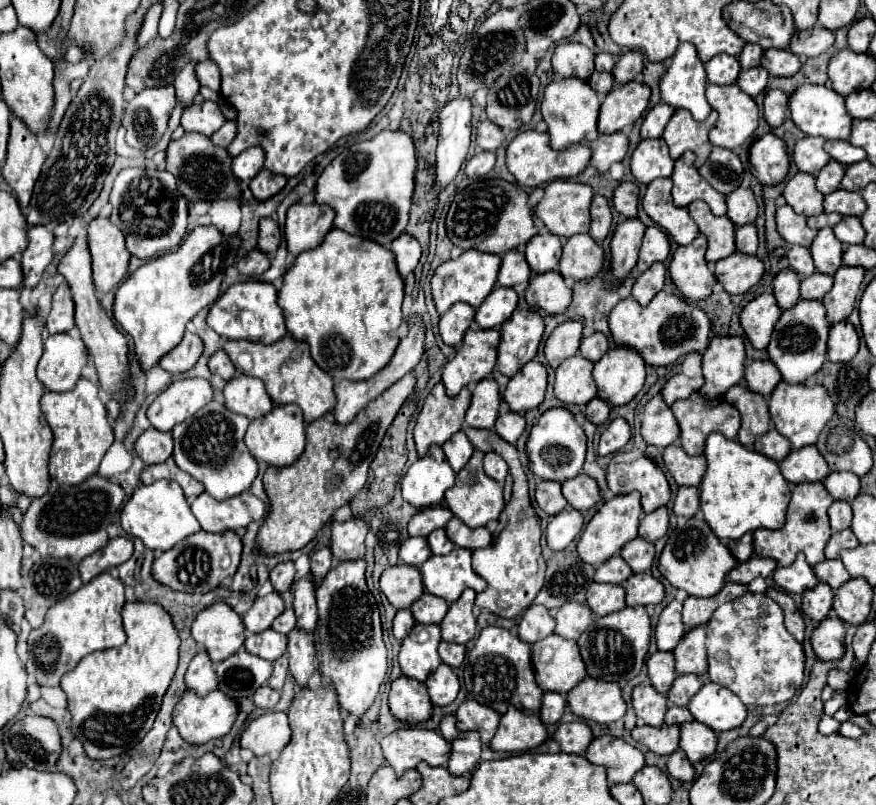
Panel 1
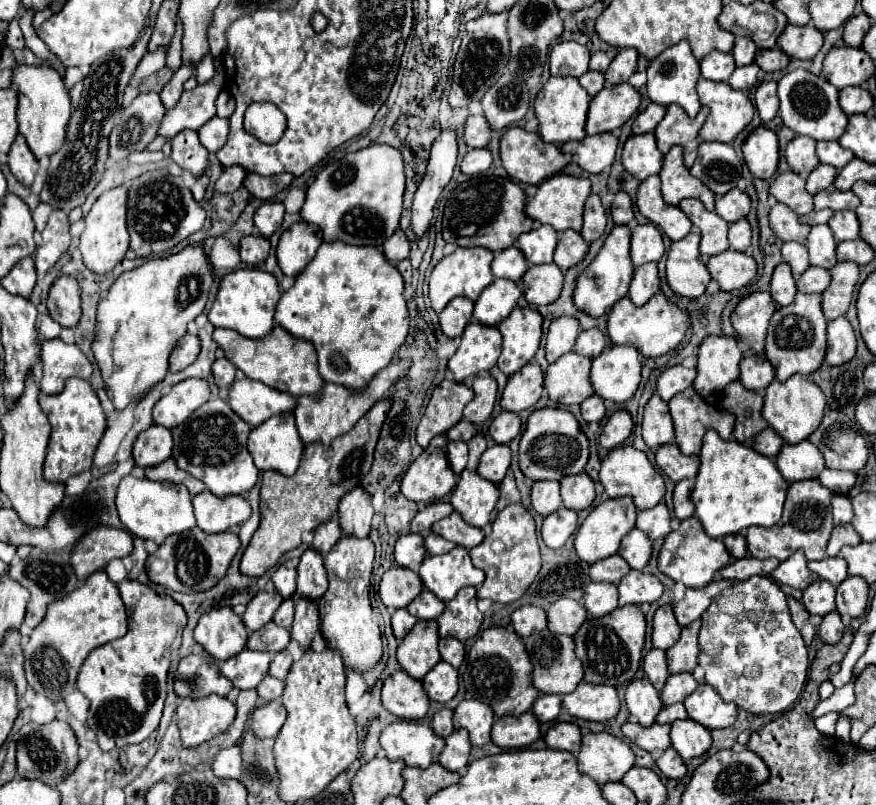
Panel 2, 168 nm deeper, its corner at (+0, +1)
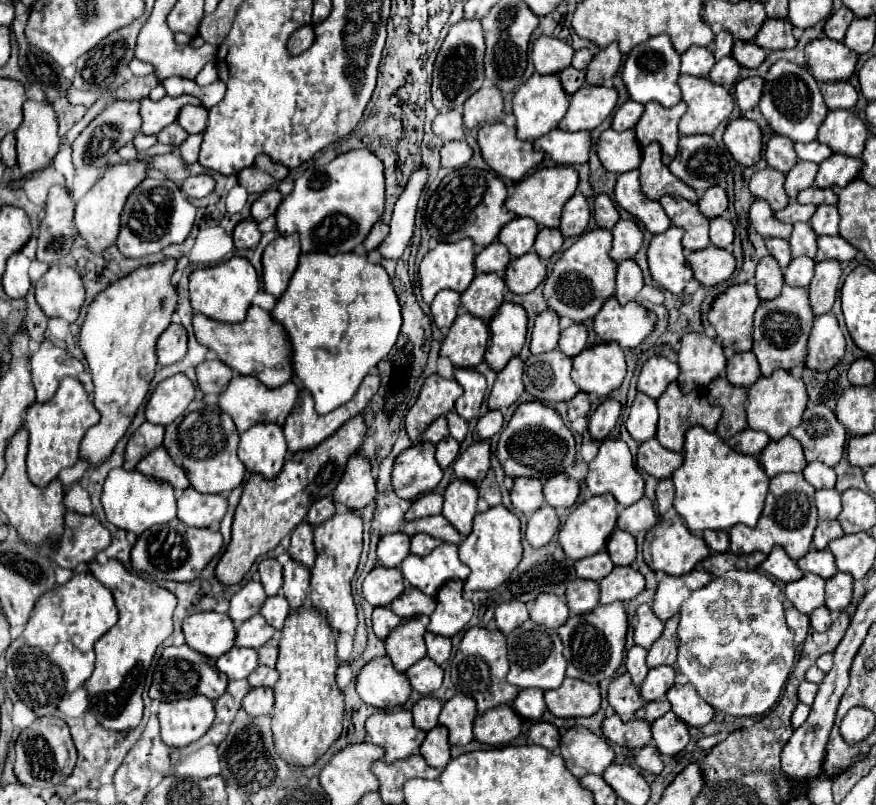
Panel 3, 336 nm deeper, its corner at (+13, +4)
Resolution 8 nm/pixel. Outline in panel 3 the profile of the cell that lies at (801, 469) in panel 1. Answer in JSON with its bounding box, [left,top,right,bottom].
[758,435,806,479]

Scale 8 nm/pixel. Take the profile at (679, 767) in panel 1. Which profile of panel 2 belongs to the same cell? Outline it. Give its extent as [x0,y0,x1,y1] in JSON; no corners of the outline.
[657,748,687,780]

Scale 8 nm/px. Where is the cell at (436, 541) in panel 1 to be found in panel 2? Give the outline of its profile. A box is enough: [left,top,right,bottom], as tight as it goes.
[425,532,455,556]

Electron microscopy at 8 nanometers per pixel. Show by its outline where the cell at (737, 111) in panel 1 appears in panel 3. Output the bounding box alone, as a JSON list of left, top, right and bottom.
[678,75,734,135]

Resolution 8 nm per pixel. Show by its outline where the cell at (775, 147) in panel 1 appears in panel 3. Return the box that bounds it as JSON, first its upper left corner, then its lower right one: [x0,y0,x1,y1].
[724,117,762,167]

